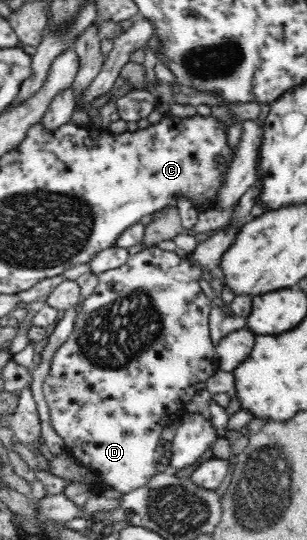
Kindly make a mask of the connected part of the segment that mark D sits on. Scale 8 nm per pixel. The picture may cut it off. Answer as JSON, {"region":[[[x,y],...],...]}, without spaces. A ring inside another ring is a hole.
{"region":[[[156,245],[132,254],[126,265],[103,271],[99,275],[98,285],[84,301],[74,320],[73,332],[60,347],[55,349],[43,383],[44,399],[49,407],[52,427],[64,440],[65,451],[69,452],[70,457],[74,457],[78,463],[91,469],[106,489],[122,494],[130,493],[134,489],[144,487],[157,474],[157,462],[154,457],[156,457],[156,447],[160,445],[162,429],[166,429],[176,419],[182,419],[187,414],[186,405],[194,399],[194,395],[198,391],[206,389],[206,381],[219,370],[219,363],[216,359],[209,330],[209,316],[213,307],[211,306],[211,299],[206,297],[198,286],[199,277],[200,268],[192,266],[188,262],[187,256],[179,258],[175,252],[164,251]]]}

